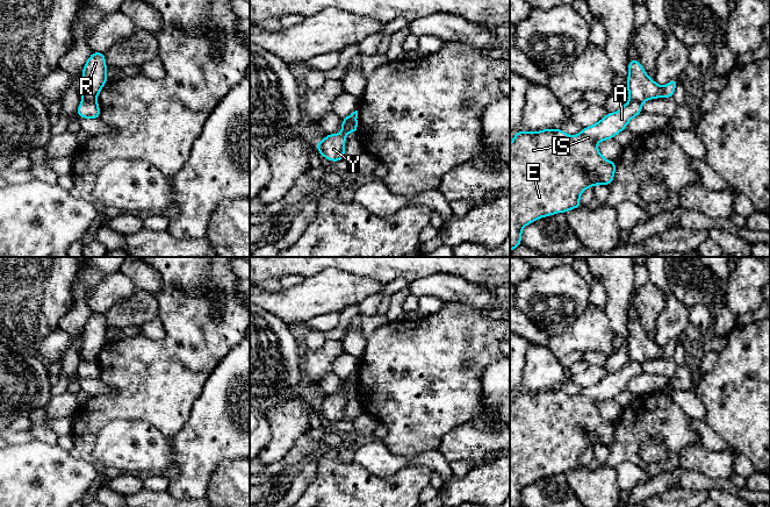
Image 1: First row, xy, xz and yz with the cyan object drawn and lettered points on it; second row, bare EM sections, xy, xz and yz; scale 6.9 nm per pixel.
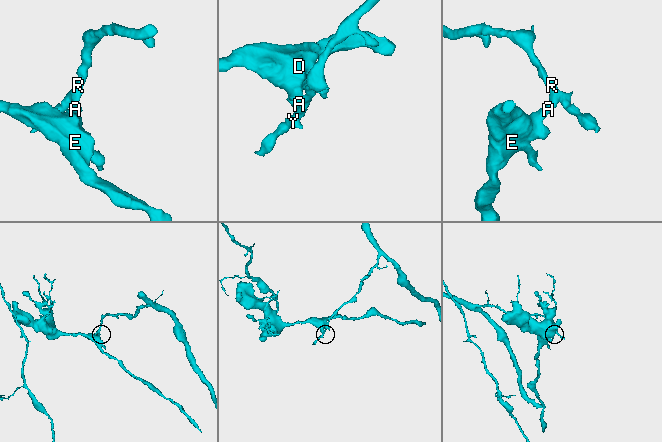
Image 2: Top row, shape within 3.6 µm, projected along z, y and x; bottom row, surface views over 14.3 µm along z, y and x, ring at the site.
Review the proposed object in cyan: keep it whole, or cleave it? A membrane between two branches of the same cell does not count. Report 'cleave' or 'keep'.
cleave

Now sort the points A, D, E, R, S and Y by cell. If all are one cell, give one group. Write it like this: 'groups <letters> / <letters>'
groups A D E S / R Y

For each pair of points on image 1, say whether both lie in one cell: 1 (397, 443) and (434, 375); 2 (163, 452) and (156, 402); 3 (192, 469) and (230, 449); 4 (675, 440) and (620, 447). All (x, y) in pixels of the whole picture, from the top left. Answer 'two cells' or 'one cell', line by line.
1: one cell
2: two cells
3: one cell
4: one cell

